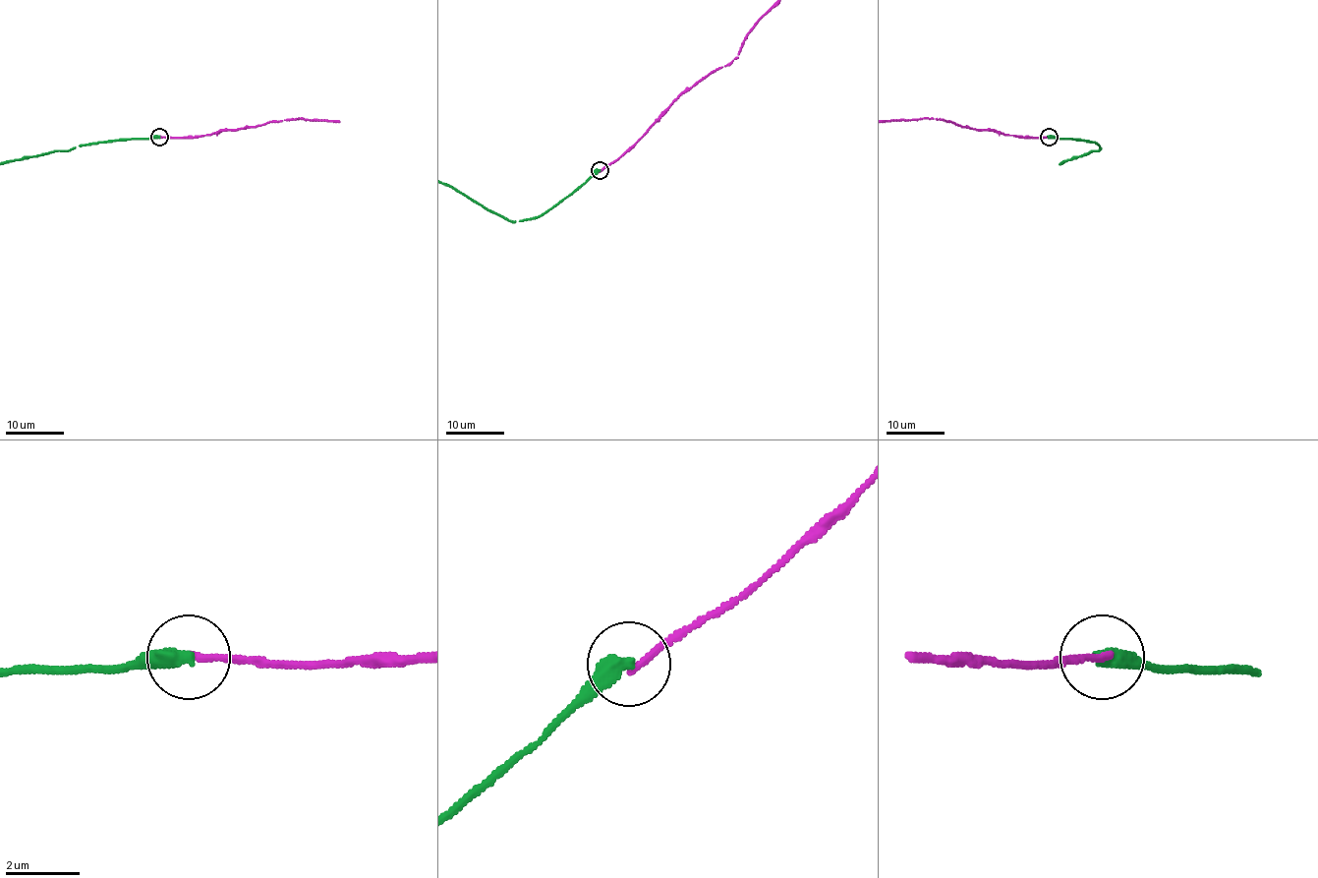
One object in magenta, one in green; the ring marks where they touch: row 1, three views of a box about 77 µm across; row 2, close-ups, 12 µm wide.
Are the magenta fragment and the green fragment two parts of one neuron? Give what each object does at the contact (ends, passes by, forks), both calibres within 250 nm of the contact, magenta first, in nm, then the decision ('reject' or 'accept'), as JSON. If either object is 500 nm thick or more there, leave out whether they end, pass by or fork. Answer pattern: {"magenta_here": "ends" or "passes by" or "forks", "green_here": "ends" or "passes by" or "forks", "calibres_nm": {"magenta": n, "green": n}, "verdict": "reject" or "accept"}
{"magenta_here": "ends", "green_here": "ends", "calibres_nm": {"magenta": 170, "green": 480}, "verdict": "reject"}

